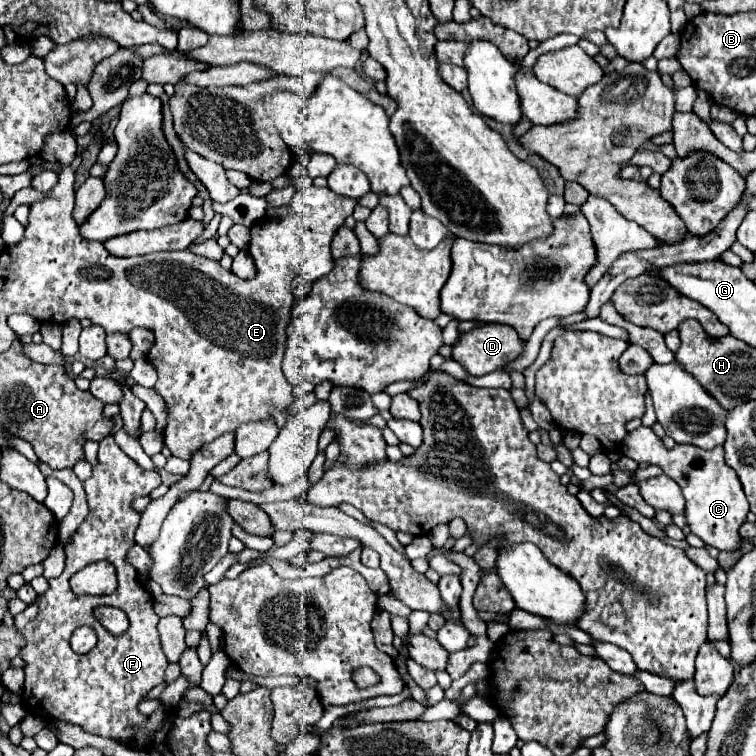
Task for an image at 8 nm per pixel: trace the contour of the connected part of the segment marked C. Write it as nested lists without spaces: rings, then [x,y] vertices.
[[[639,426],[623,438],[621,450],[639,464],[655,464],[663,468],[663,472],[681,486],[681,492],[687,500],[687,524],[693,534],[717,550],[733,552],[741,548],[739,528],[747,520],[749,502],[743,494],[737,472],[725,464],[721,446],[715,446],[713,450],[701,450],[689,444],[675,444],[673,450],[667,450],[651,428]]]

